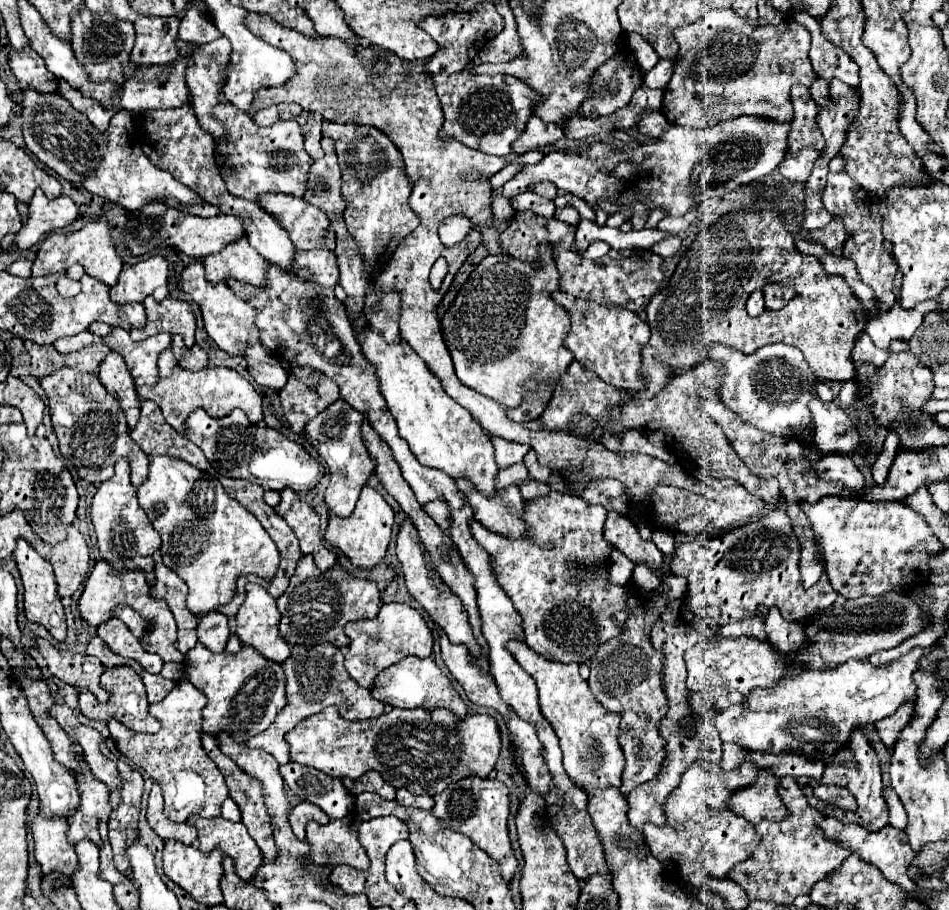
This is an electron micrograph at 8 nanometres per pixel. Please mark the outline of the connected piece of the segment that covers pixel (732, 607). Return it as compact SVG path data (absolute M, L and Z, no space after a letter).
M770 510L756 522L740 526L714 538L696 538L684 542L674 552L670 568L688 578L688 606L702 618L712 618L724 626L728 622L750 618L758 606L776 606L788 620L804 620L816 610L832 606L836 592L824 574L814 588L804 588L798 572L800 546L784 510Z

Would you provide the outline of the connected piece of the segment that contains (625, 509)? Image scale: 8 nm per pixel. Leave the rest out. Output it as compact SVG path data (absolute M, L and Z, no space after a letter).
M596 480L590 482L582 494L582 498L586 502L594 502L594 504L602 504L608 512L618 512L623 515L628 514L630 506L624 496L624 486L618 480Z

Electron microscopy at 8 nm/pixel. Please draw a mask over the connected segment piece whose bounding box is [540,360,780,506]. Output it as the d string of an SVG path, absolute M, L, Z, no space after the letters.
M574 362L568 372L562 376L562 386L556 388L548 404L548 408L542 412L540 422L548 430L562 430L570 432L572 430L572 416L574 414L586 414L594 420L594 430L590 430L586 436L590 440L600 440L602 436L610 434L624 434L626 430L660 430L666 436L666 448L678 458L678 462L688 468L688 472L694 478L702 476L714 476L714 478L734 478L738 480L746 490L762 498L770 506L780 506L780 492L778 492L778 482L776 480L760 480L756 478L746 464L738 458L734 448L730 446L728 438L722 434L720 426L702 412L700 406L700 390L704 387L714 388L717 393L720 388L720 376L716 372L714 362L702 362L688 368L686 374L674 376L664 390L660 390L654 398L650 400L640 400L632 396L630 392L622 388L614 388L612 384L606 384L604 380L598 378L598 374L584 370L578 362Z

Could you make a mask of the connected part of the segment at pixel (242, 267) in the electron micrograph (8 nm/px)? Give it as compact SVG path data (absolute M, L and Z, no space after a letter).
M242 238L236 244L228 244L218 254L210 254L204 260L206 278L212 284L224 284L228 280L240 280L256 288L266 288L266 272L270 262L264 260L248 240Z

